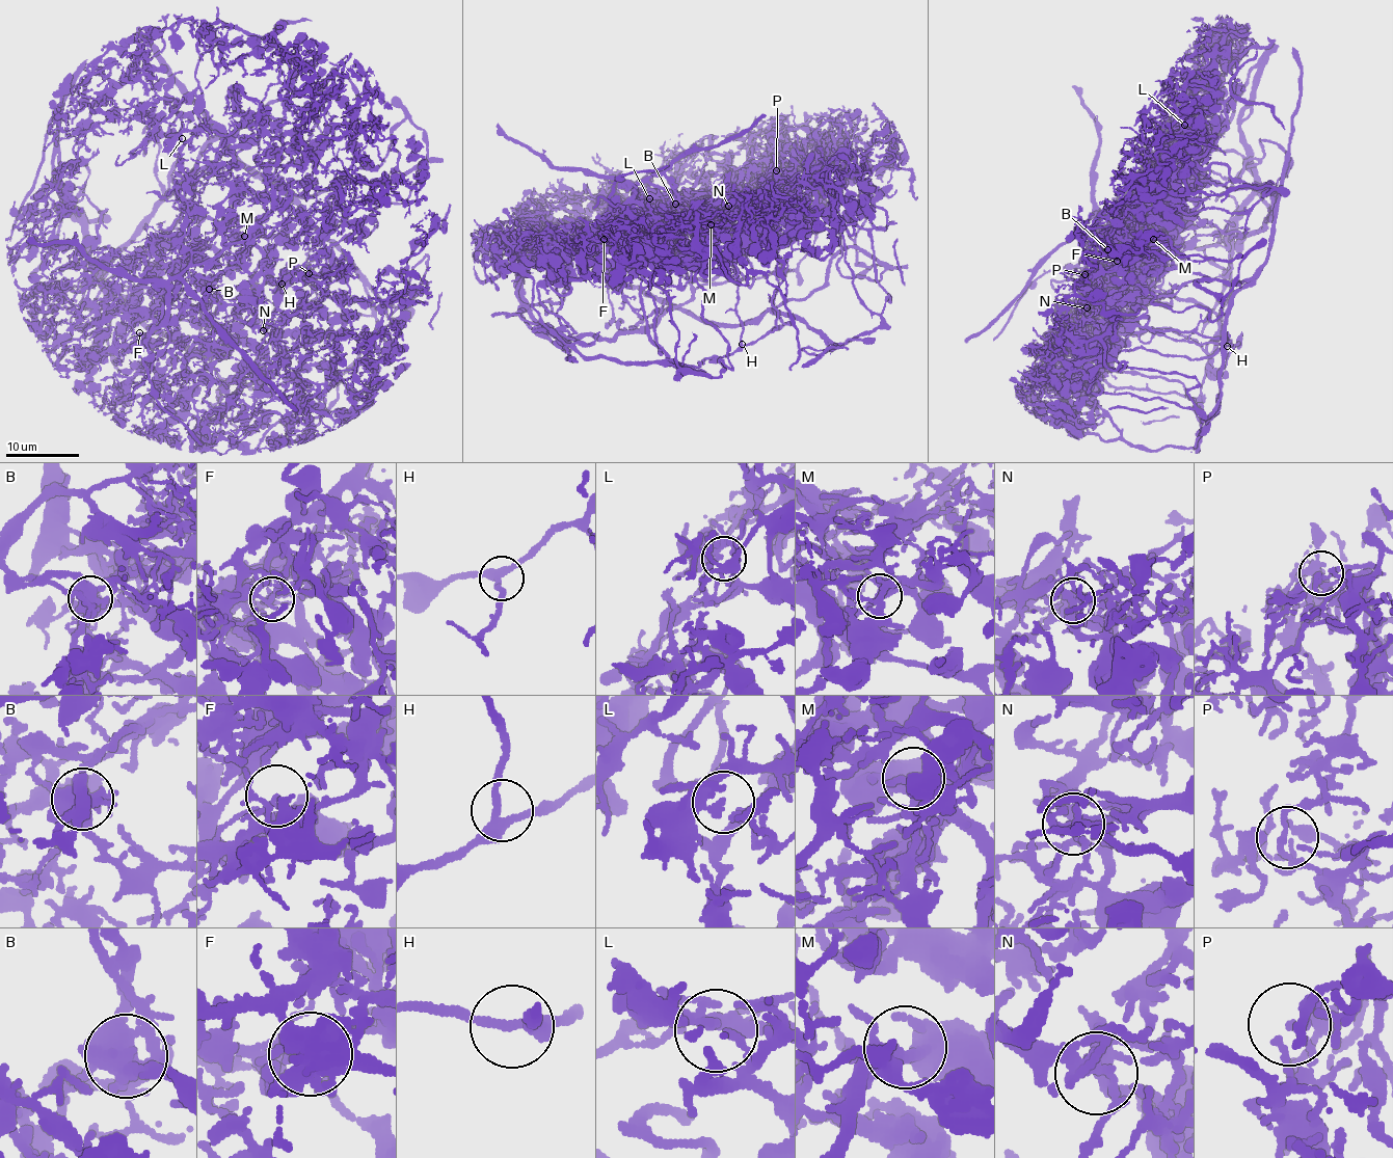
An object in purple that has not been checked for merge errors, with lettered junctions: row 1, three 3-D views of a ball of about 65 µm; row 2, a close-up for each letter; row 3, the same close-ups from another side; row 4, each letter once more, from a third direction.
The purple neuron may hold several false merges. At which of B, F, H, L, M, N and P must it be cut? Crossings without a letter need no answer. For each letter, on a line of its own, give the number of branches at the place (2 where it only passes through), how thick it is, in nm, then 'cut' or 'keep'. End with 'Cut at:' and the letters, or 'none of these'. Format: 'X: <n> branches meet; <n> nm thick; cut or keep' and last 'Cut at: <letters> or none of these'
B: 7 branches meet; 550 nm thick; cut
F: 3 branches meet; 110 nm thick; cut
H: 3 branches meet; 240 nm thick; keep
L: 2 branches meet; 220 nm thick; keep
M: 5 branches meet; 360 nm thick; keep
N: 7 branches meet; 240 nm thick; keep
P: 3 branches meet; 100 nm thick; keep
Cut at: B, F

